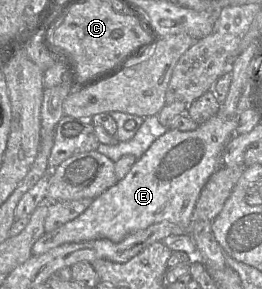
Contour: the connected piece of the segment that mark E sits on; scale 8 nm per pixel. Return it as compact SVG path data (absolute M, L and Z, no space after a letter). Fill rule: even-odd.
M214 115L192 131L168 129L136 160L123 179L118 180L113 186L95 198L82 214L51 232L45 232L34 243L32 255L42 255L65 243L85 242L101 238L115 243L121 242L128 235L162 221L169 221L181 227L188 227L201 190L209 177L218 168L224 166L223 152L239 125L238 118L240 117L221 119L219 116Z

